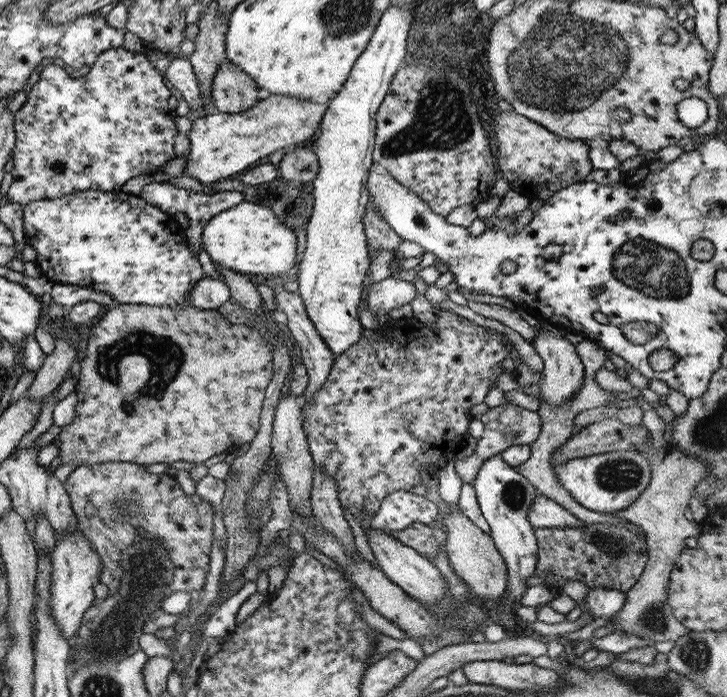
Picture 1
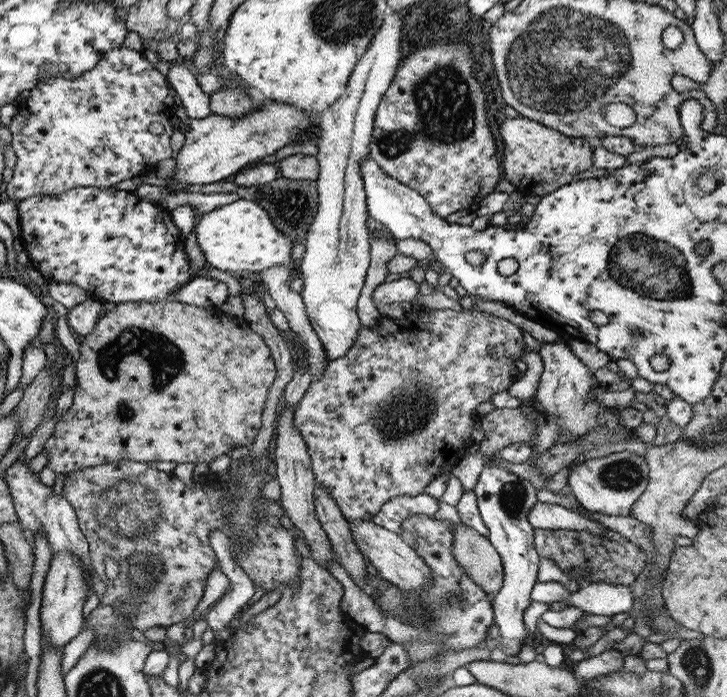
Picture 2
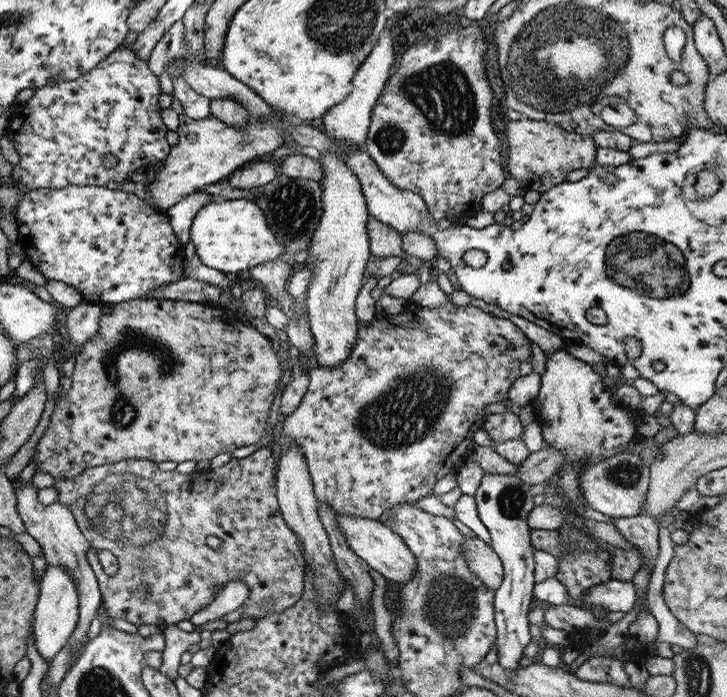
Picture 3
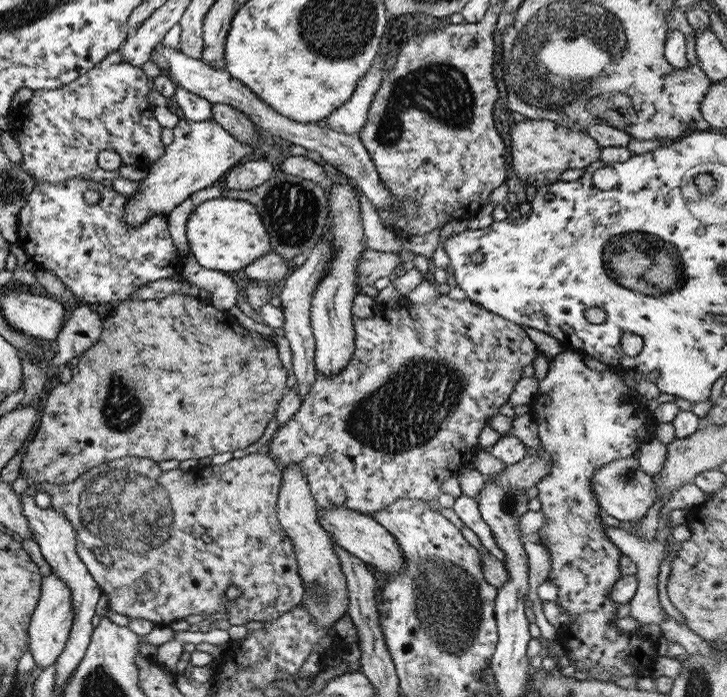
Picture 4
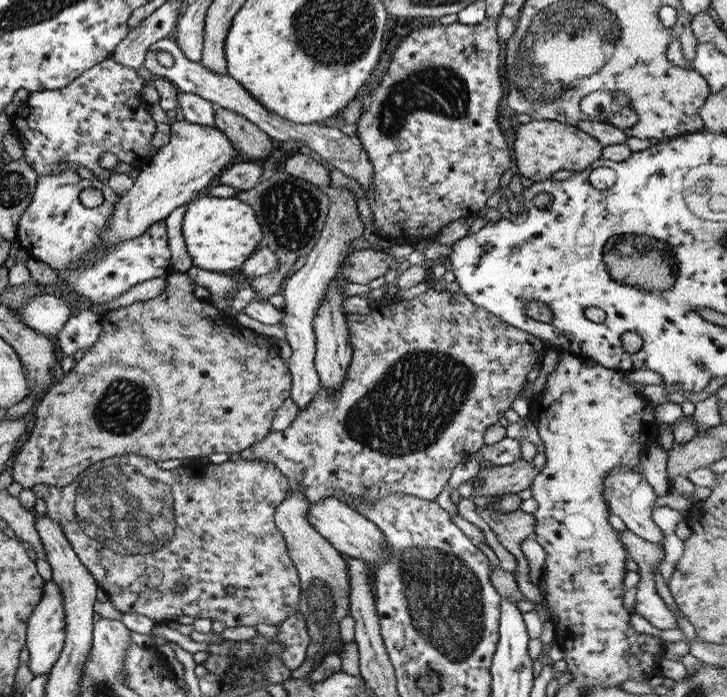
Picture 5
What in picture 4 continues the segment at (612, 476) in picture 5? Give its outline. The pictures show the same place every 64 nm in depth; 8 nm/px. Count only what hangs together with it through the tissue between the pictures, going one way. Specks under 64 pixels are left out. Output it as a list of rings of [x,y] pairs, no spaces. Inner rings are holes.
[[[627,456],[613,460],[605,466],[601,466],[593,476],[591,476],[591,491],[595,495],[595,501],[599,505],[599,510],[607,516],[616,518],[621,523],[635,526],[649,507],[655,501],[655,491],[650,476],[647,476],[641,468],[636,456]]]

